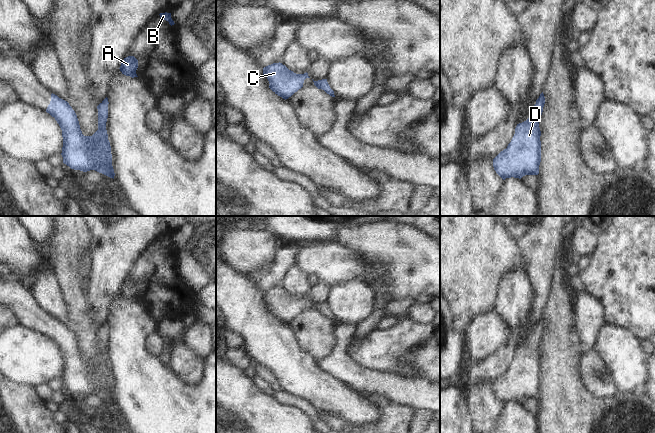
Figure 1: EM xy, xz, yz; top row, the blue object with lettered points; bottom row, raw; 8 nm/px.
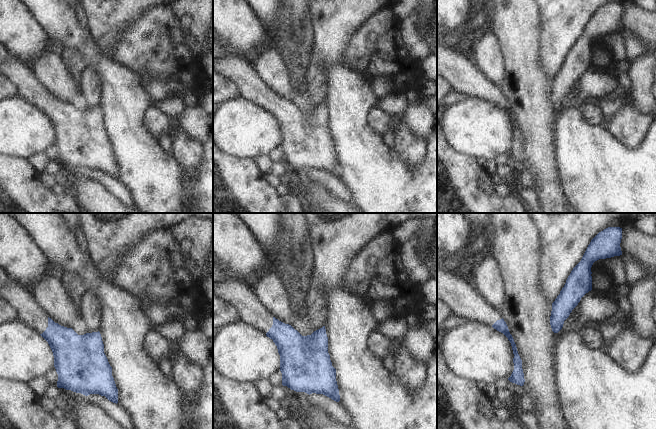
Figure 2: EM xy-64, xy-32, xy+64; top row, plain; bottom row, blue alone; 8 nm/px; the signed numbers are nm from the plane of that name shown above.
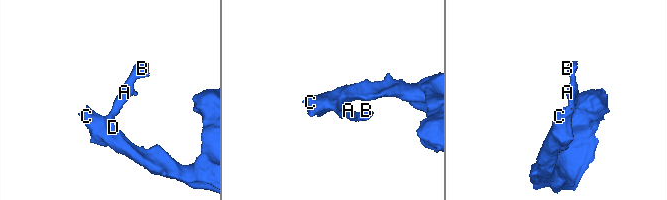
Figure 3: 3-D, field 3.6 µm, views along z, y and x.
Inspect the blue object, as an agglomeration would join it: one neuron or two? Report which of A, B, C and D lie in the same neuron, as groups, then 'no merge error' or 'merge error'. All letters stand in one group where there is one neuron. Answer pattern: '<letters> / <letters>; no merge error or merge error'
A B C D; no merge error

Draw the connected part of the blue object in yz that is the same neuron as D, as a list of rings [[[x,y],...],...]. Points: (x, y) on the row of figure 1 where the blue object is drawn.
[[[542,92],[529,118],[517,124],[515,134],[507,148],[493,159],[494,170],[503,180],[539,174],[541,162],[539,120],[544,104],[545,97]]]

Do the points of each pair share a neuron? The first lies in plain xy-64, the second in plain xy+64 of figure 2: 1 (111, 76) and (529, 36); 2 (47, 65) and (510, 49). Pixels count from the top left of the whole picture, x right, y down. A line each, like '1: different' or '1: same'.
1: different
2: different

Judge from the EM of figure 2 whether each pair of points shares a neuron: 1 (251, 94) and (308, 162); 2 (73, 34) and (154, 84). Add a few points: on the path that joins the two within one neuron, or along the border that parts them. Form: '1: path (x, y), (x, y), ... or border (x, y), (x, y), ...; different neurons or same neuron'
1: path (270, 103), (305, 138), (306, 143); same neuron
2: border (111, 57), (130, 71); different neurons

